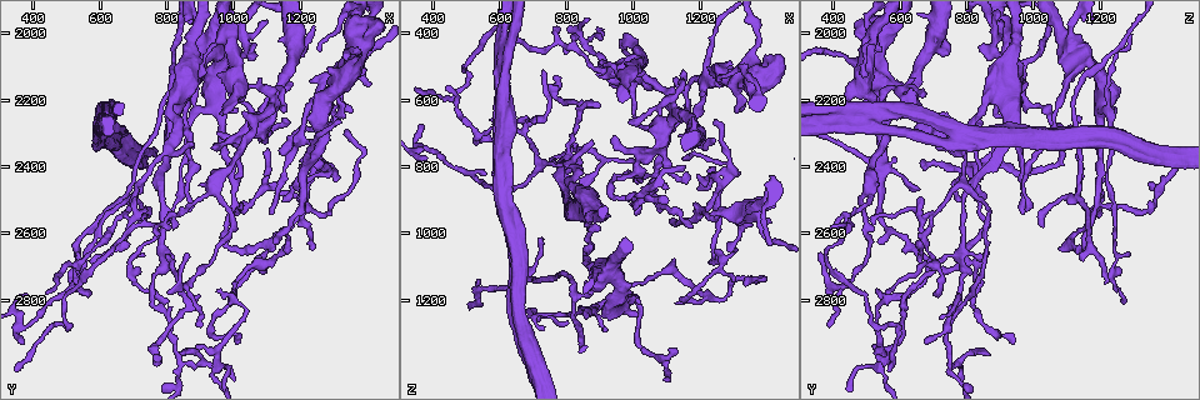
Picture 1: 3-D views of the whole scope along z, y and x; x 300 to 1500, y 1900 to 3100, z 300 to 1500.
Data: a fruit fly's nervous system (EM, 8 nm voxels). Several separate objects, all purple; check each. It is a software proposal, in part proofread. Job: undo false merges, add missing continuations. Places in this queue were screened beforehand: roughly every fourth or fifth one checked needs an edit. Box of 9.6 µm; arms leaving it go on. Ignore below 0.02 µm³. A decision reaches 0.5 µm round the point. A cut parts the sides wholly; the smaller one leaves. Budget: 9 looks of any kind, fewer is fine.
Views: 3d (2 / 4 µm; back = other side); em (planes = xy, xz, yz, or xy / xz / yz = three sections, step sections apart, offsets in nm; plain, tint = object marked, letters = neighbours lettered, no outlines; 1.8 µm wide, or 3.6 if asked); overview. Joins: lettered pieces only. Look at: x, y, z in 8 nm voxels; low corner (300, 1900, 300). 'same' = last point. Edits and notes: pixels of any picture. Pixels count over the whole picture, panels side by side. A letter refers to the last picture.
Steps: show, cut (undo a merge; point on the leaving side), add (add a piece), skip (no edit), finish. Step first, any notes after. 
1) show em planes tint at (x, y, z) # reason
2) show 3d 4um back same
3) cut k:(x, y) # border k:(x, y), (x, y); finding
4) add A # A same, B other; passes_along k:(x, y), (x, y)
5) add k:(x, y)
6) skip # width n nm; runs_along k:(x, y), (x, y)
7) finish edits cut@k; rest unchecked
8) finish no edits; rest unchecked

show 3d 4um at (1060, 2690, 810) # abrupt turn

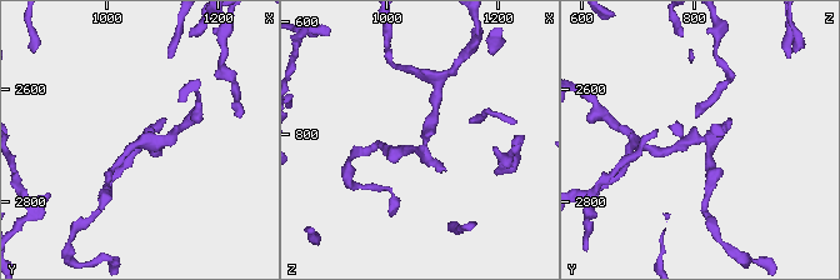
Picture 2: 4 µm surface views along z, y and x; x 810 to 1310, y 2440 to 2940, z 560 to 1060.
show em yz step 16 letters at (1065, 2690, 820)

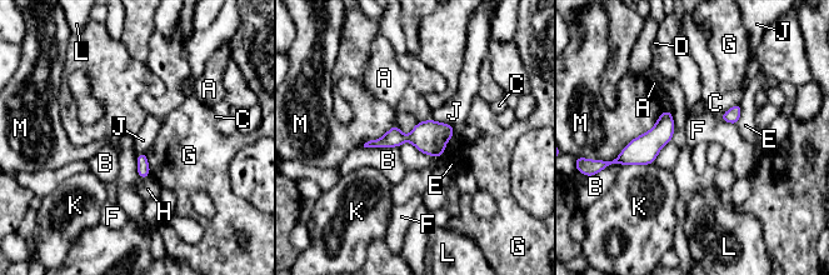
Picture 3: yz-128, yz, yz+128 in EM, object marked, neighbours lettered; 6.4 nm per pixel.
skip # width 20 nm; A other, B other, C other, D other, E other, F other, G other, H other, J other, K other, L other, M other; border 3:(668, 109), (673, 120), (672, 139); one neuron here

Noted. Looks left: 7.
show 3d 2um at (680, 2530, 700) # a fork

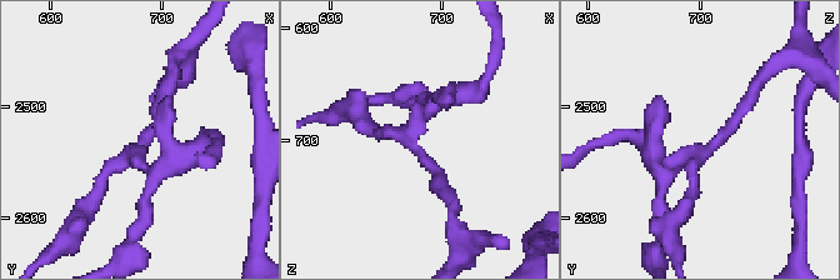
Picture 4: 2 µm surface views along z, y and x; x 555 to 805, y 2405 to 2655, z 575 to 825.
show em 3.6um planes plain at (676, 2538, 700) # shape alone is not enough

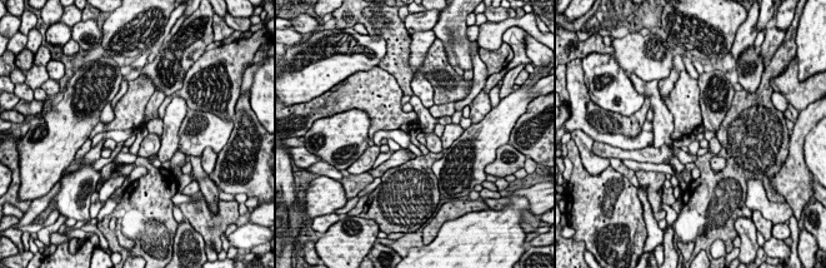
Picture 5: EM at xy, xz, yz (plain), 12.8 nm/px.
show em 3.6um planes letters same

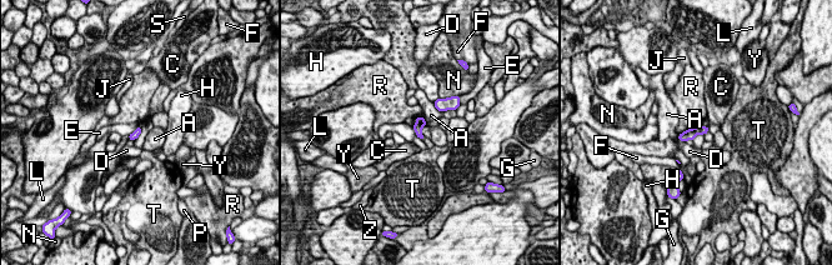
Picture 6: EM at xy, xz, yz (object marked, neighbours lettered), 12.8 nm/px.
skip # A other, C other, D other, E other, F other, G other, H other, J other, L other, N other, P other, R other, S other, T other, Y other, Z other; border 6:(139, 125), (129, 135); continuous, no second neuron

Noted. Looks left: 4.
show em 3.6um xy step 8 tint at (570, 2780, 690) # an open end

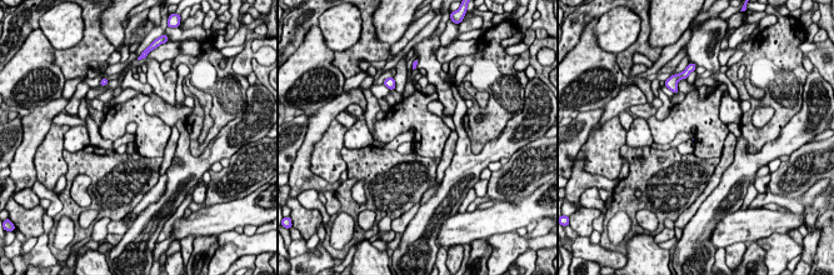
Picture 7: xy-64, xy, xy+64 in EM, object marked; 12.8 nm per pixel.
show em 3.6um planes letters same # cut it another way

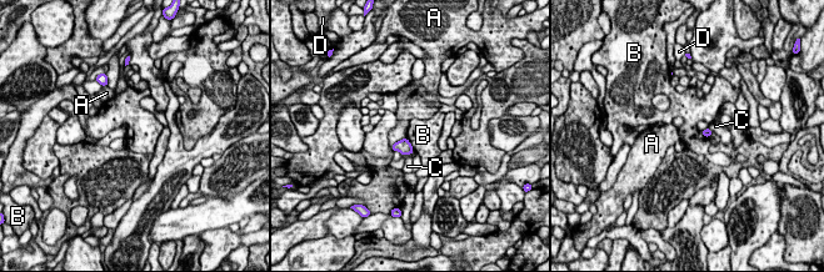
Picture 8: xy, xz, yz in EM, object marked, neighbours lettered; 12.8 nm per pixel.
skip # A other, B other, C other, D other; none of them fits

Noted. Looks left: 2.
show em xy step 4 tint at (810, 2800, 1260) # tapers out

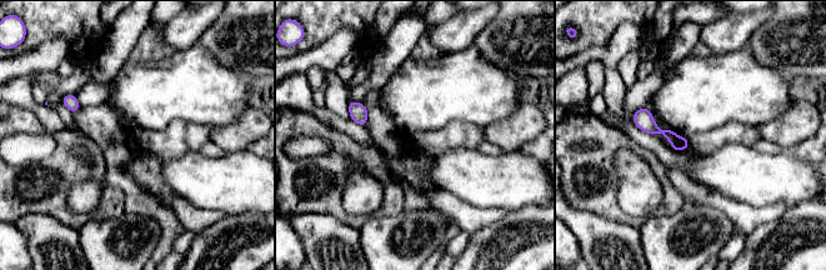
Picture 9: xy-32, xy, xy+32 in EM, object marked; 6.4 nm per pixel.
show em xz step 4 letters same # another direction

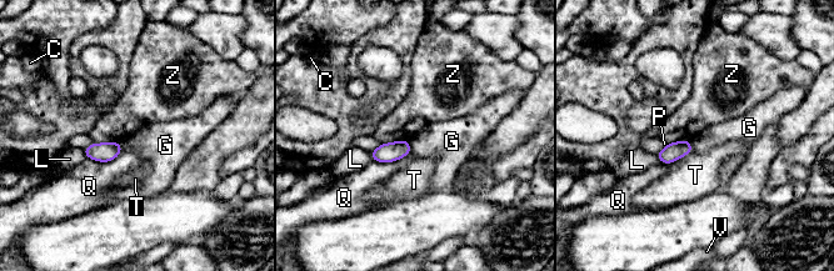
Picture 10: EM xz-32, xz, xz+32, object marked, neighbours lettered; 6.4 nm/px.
skip # width 90 nm; C other, G other, L other, P other, Q other, T other, V other, Z other; border 10:(406, 140), (411, 152); no lettered piece goes on from it

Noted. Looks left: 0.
finish no edits; rest unchecked

